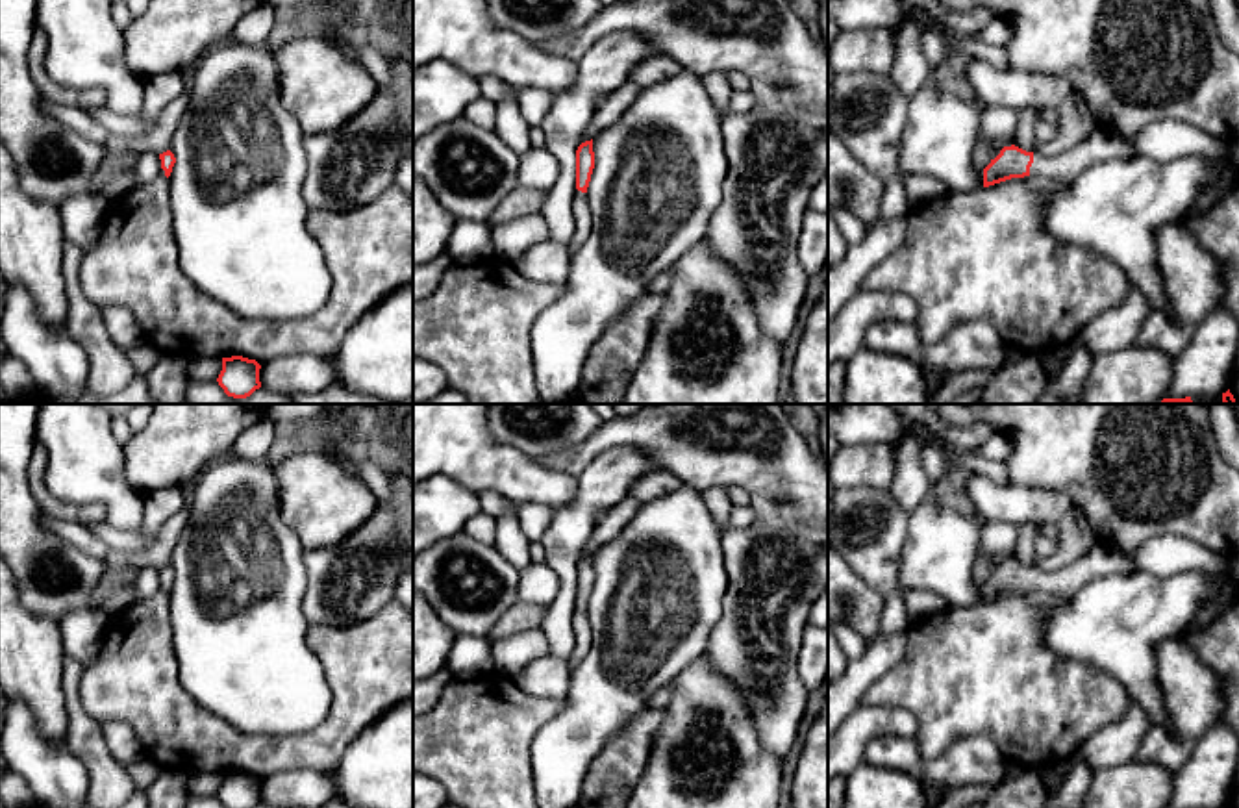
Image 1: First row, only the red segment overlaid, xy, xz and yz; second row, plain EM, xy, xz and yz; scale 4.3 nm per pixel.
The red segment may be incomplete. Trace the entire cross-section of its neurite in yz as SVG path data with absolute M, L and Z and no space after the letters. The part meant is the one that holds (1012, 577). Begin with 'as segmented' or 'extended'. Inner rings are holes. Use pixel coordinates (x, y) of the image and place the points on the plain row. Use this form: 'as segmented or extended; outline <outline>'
extended; outline M1159 536L1130 556L1109 545L1095 545L1091 552L1056 573L1026 567L1015 560L1004 562L983 584L983 602L1024 591L1072 595L1085 582L1122 573L1150 573L1165 578L1189 571L1226 573L1232 558L1215 554L1180 536Z

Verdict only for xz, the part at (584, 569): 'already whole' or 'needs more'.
needs more

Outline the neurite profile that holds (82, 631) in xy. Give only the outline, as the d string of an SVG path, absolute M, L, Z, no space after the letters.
M100 608L70 612L59 621L61 641L67 656L89 667L100 654L100 641L109 615Z

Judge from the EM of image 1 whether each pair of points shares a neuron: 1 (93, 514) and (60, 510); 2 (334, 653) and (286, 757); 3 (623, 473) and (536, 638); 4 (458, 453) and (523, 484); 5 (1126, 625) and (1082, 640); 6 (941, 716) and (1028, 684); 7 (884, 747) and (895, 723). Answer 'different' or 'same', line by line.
1: same
2: same
3: different
4: same
5: same
6: same
7: different

